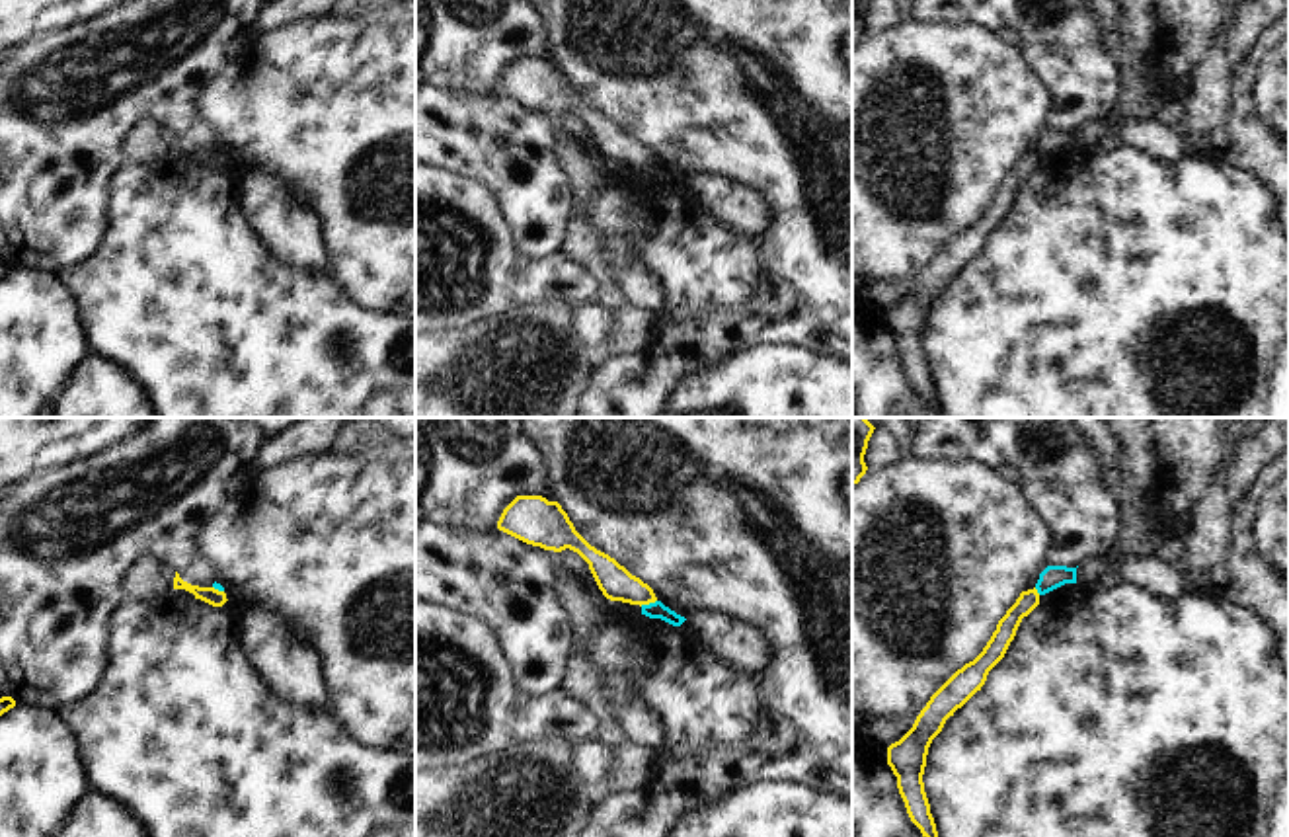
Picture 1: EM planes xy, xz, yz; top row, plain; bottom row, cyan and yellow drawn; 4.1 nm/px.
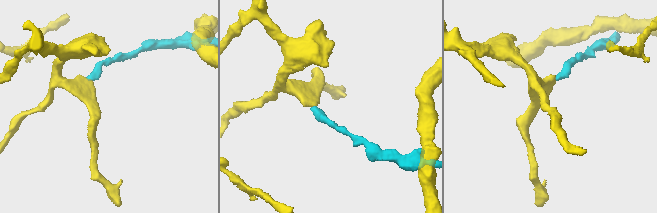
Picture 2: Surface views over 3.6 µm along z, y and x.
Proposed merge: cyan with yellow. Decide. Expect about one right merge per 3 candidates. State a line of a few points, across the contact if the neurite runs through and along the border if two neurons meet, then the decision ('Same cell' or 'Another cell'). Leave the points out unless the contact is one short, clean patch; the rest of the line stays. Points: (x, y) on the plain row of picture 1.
Line: xz (656, 162), (640, 168). Another cell

